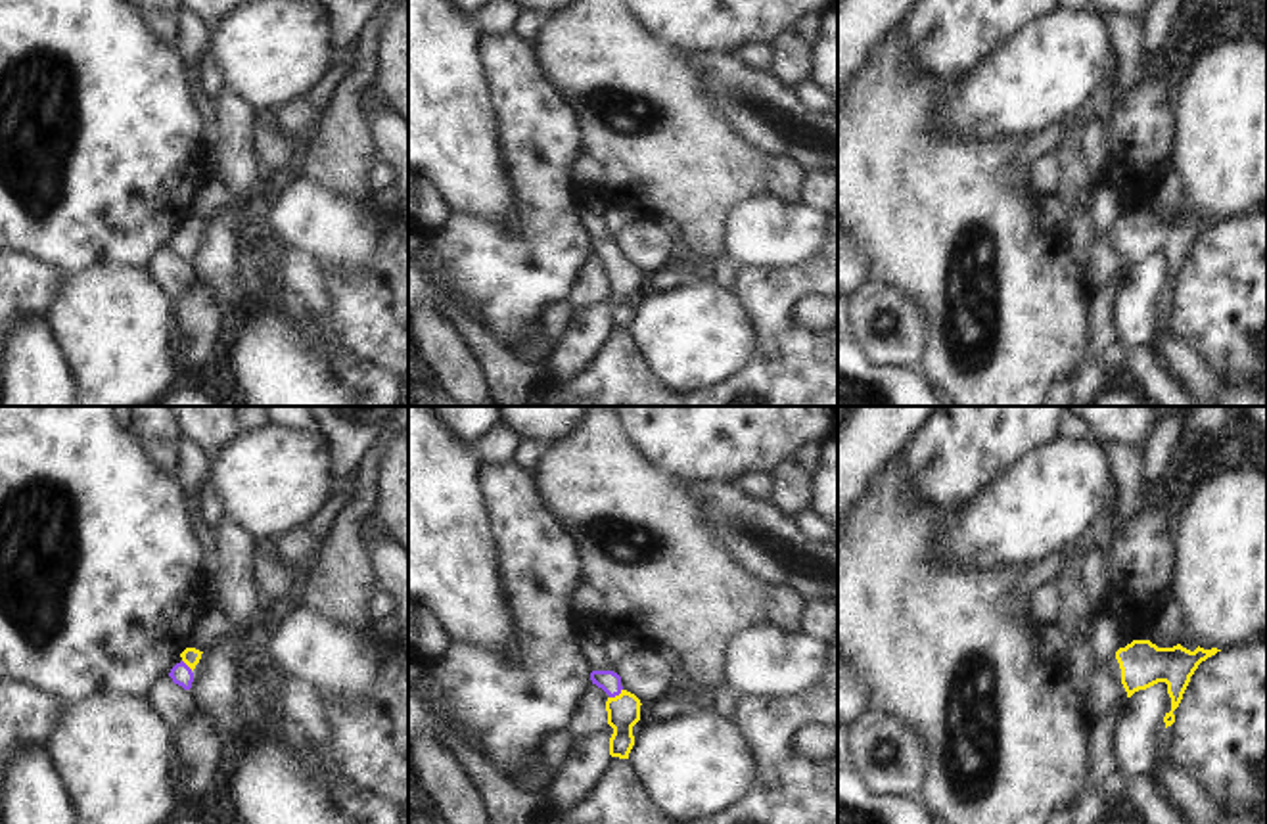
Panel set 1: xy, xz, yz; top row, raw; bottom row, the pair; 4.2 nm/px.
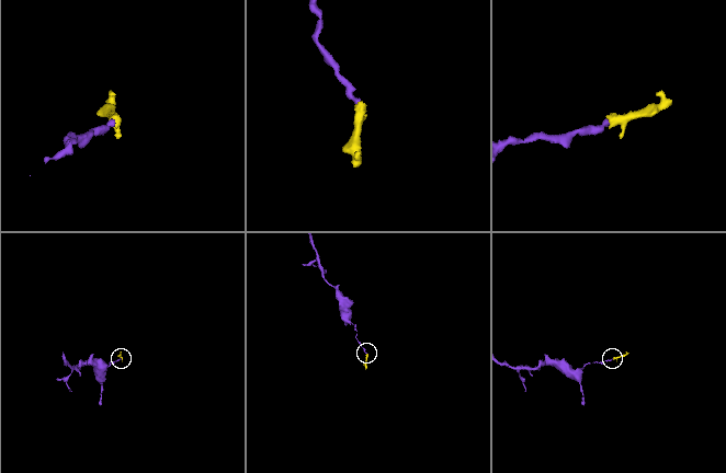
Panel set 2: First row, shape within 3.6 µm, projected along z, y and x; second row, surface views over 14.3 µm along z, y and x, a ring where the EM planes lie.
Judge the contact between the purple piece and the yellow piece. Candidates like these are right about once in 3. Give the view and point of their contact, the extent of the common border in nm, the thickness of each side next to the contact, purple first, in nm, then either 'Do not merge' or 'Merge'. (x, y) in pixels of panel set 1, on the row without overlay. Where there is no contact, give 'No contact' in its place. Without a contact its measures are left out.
Touches purple at xz (616, 265). Shared border 70 nm. Thickness 90 nm (purple) against 140 nm. Merge.

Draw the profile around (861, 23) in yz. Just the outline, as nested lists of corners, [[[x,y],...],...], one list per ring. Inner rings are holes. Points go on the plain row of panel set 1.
[[[918,0],[838,2],[838,98],[847,79],[863,65],[868,50],[903,25]]]

